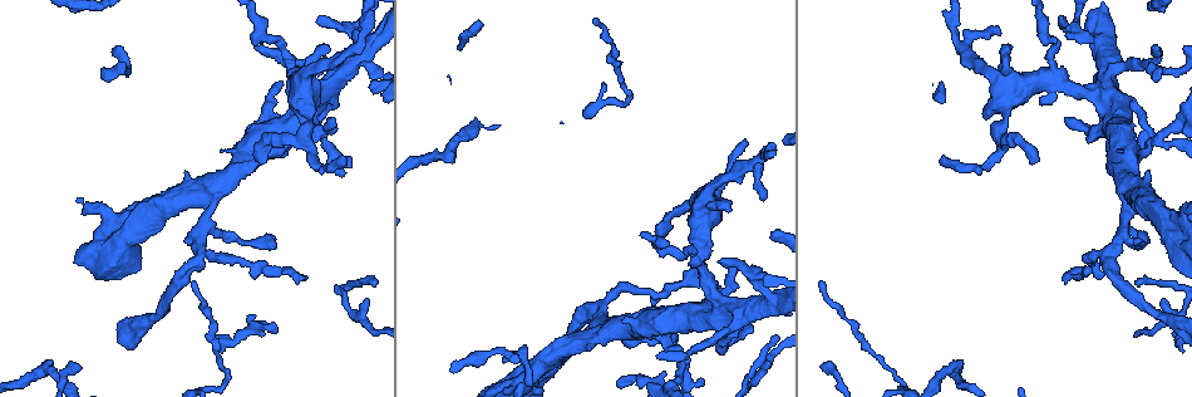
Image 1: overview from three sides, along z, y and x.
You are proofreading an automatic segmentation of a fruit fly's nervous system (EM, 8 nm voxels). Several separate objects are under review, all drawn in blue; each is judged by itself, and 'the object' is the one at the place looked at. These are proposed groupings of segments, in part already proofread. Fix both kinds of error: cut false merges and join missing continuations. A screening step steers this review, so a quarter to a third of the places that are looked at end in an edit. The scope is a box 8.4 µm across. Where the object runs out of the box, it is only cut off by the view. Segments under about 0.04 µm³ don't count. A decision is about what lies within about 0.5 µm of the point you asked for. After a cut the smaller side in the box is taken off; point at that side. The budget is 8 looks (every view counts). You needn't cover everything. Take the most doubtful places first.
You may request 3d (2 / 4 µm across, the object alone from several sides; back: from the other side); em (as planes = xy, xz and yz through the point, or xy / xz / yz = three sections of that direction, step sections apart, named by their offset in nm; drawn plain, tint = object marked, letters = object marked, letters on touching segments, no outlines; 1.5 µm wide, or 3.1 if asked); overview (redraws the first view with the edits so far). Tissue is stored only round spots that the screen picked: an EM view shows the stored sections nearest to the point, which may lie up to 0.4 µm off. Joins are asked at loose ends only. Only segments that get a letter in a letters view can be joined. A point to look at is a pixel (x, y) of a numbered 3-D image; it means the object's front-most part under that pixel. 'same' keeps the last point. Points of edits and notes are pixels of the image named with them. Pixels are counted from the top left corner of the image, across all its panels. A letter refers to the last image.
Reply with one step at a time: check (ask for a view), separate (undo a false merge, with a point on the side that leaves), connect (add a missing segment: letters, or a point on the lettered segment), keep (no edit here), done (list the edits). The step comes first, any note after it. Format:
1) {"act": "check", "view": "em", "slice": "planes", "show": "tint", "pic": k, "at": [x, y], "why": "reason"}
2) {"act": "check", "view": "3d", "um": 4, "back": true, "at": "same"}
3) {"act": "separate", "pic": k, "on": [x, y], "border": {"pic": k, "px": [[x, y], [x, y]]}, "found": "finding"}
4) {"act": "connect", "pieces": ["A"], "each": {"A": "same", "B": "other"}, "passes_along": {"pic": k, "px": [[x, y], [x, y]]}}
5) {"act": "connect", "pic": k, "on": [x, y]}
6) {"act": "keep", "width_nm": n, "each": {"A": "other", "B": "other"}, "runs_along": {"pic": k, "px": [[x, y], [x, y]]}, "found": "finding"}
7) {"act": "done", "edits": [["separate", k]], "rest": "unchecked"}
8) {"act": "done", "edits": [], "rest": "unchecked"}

{"act": "check", "view": "3d", "um": 4, "pic": 1, "at": [1137, 152], "why": "small branch off a trunk"}

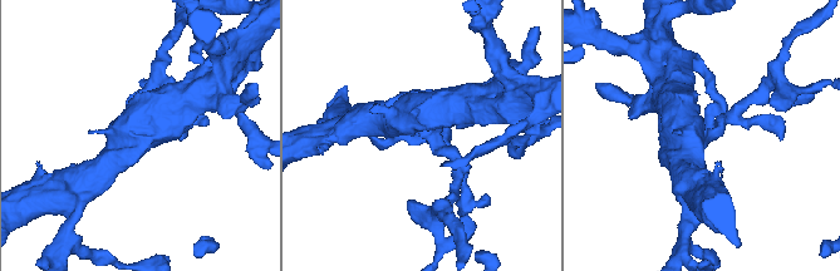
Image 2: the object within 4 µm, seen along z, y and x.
{"act": "check", "view": "em", "slice": "planes", "show": "tint", "pic": 2, "at": [150, 134], "arms": 3, "arm_widths_nm": [190, 440, 500], "why": "need the tissue"}

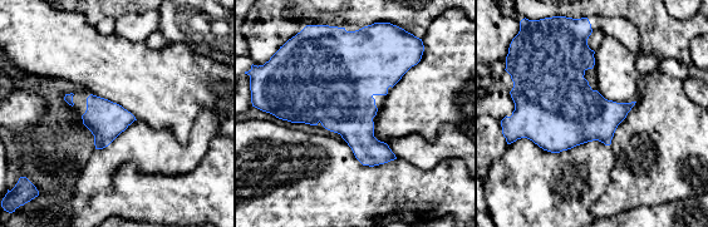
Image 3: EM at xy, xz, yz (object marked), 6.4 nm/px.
{"act": "check", "view": "em", "slice": "planes", "show": "letters", "at": "same"}

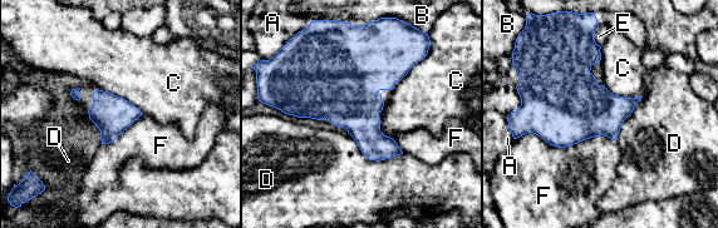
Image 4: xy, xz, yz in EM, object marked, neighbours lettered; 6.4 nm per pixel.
{"act": "keep", "each": {"A": "other", "B": "other", "C": "other", "D": "other", "E": "other", "F": "other"}, "border": {"pic": 4, "px": [[514, 138], [615, 140]]}, "found": "continuous, no second neuron"}

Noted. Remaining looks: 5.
{"act": "check", "view": "3d", "um": 2, "pic": 1, "at": [198, 247], "why": "three-way junction"}

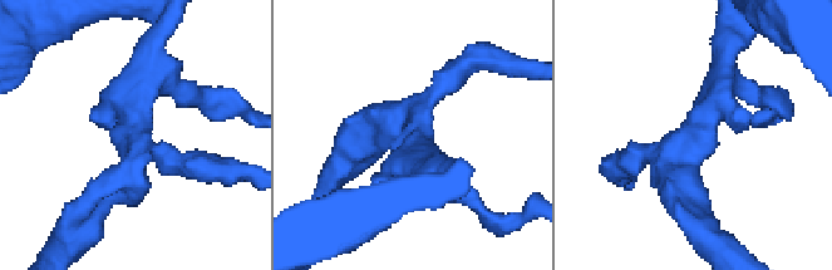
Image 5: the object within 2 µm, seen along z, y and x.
{"act": "check", "view": "em", "slice": "planes", "show": "letters", "pic": 5, "at": [132, 126], "arms": 3, "arm_widths_nm": [170, 200, 200], "why": "now the EM"}

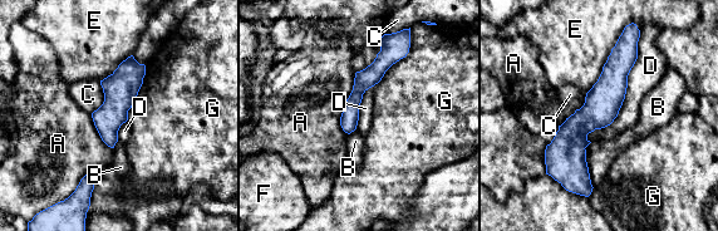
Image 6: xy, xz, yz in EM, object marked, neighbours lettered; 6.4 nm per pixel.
{"act": "keep", "each": {"A": "other", "B": "other", "C": "other", "D": "other", "E": "other", "F": "other", "G": "other"}, "border": {"pic": 6, "px": [[146, 67], [143, 83], [126, 121]]}, "found": "all the same neuron"}

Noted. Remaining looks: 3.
{"act": "check", "view": "em", "slice": "yz", "step": 8, "show": "letters", "pic": 1, "at": [259, 47], "why": "tapers out"}

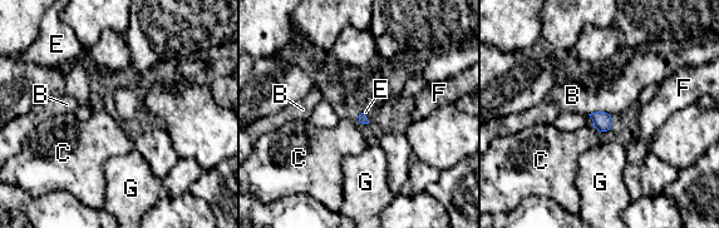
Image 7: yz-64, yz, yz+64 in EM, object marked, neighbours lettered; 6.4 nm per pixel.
{"act": "check", "view": "em", "slice": "planes", "show": "letters", "at": "same"}

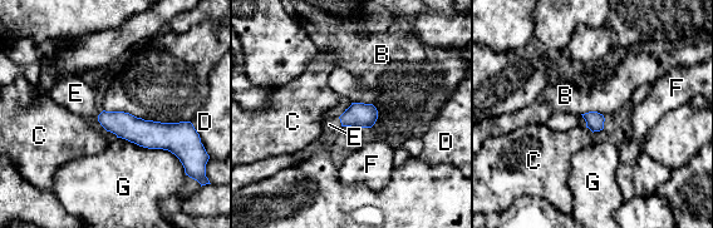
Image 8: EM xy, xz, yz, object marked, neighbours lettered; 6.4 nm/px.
{"act": "connect", "pieces": ["E"], "width_nm": 110, "each": {"B": "other", "C": "other", "D": "other", "E": "same", "F": "other", "G": "other"}, "passes_along": {"pic": 8, "px": [[358, 115], [340, 122], [329, 124]]}, "found": "the neuron continues"}

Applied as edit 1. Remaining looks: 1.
{"act": "done", "edits": [["connect", 8]], "rest": "unchecked"}

